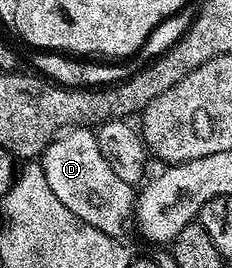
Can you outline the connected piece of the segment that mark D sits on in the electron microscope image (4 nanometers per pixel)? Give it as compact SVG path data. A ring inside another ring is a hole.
M78 126L58 131L39 157L51 194L83 222L103 230L103 234L120 237L135 216L135 188L130 181L119 178L111 170L105 152L99 150L96 131L89 126Z

